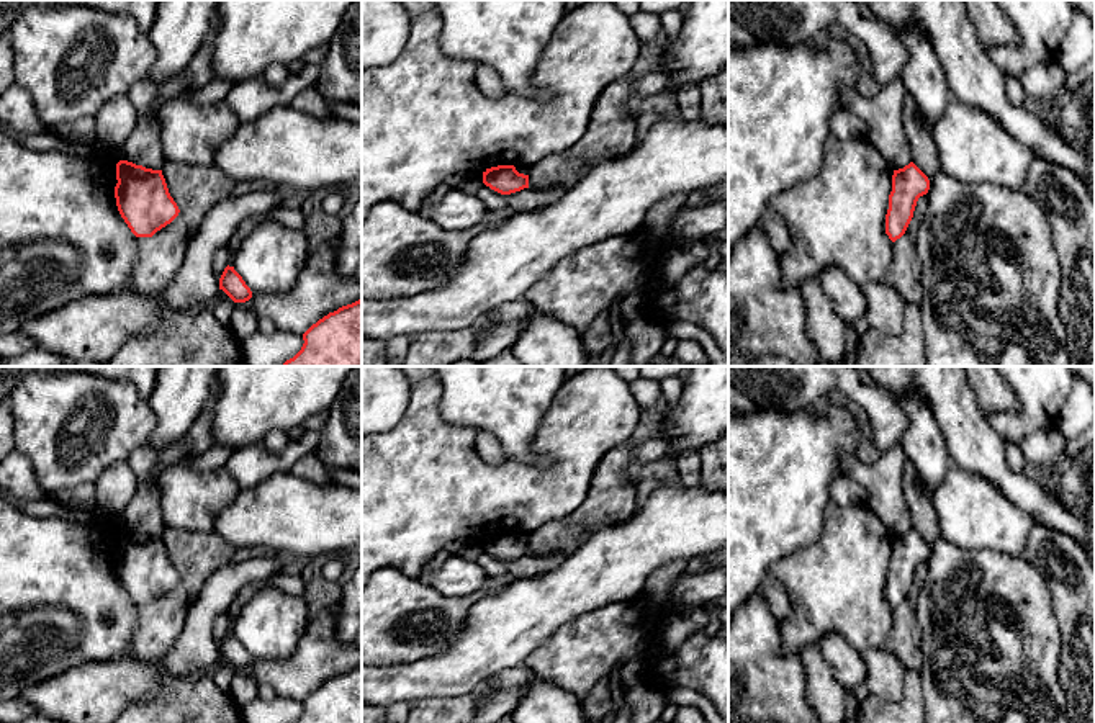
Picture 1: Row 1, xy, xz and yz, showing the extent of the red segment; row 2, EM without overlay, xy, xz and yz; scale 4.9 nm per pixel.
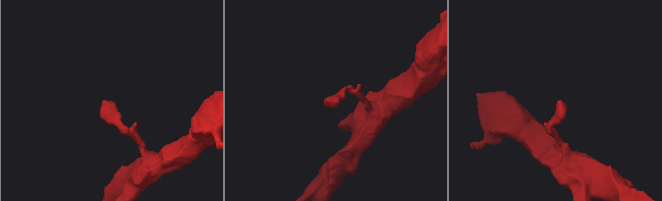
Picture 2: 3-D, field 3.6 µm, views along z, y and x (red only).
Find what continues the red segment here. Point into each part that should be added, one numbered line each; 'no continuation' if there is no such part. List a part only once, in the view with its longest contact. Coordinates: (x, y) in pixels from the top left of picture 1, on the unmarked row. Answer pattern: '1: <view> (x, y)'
no continuation

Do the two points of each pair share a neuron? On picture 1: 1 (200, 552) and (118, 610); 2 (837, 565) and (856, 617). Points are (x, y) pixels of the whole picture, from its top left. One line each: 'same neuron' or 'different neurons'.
1: different neurons
2: same neuron

